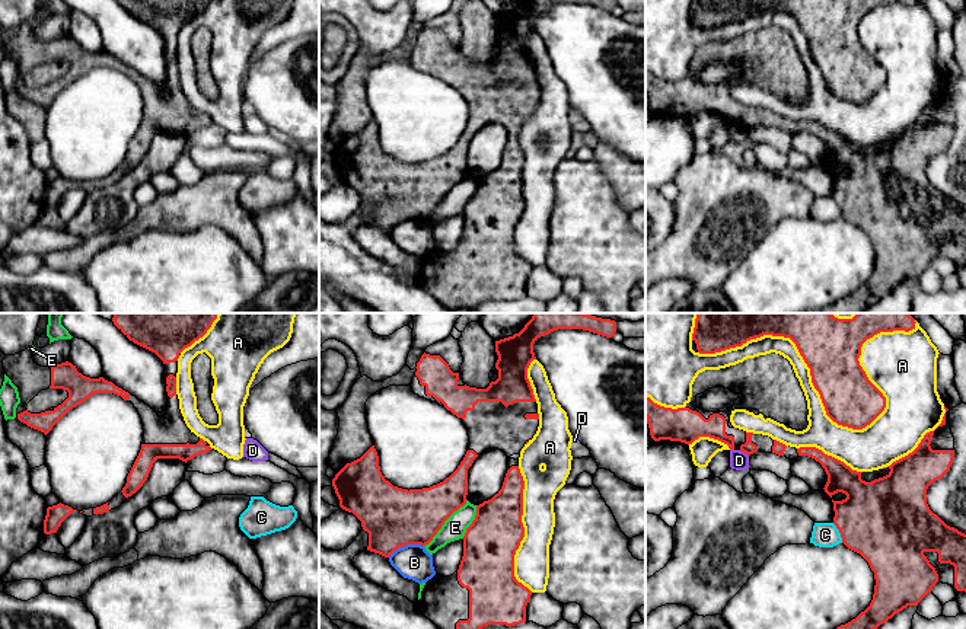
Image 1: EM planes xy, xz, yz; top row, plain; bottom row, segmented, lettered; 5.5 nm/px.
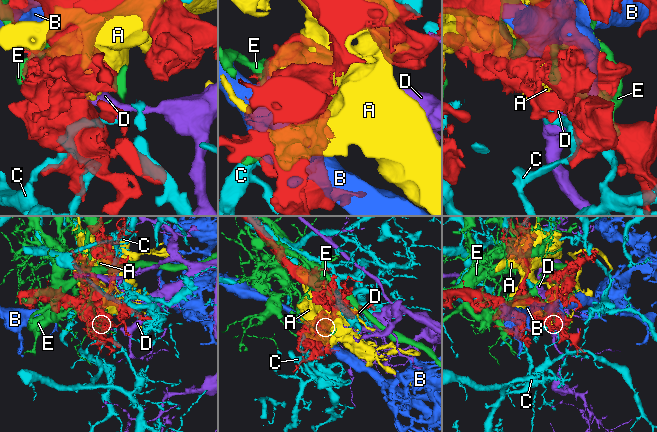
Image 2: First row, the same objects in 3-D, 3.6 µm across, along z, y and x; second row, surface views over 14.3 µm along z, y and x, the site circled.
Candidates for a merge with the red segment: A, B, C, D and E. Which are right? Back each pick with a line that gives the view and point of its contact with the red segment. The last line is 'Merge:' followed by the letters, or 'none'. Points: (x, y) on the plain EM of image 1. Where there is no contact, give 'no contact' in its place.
Merge: none

